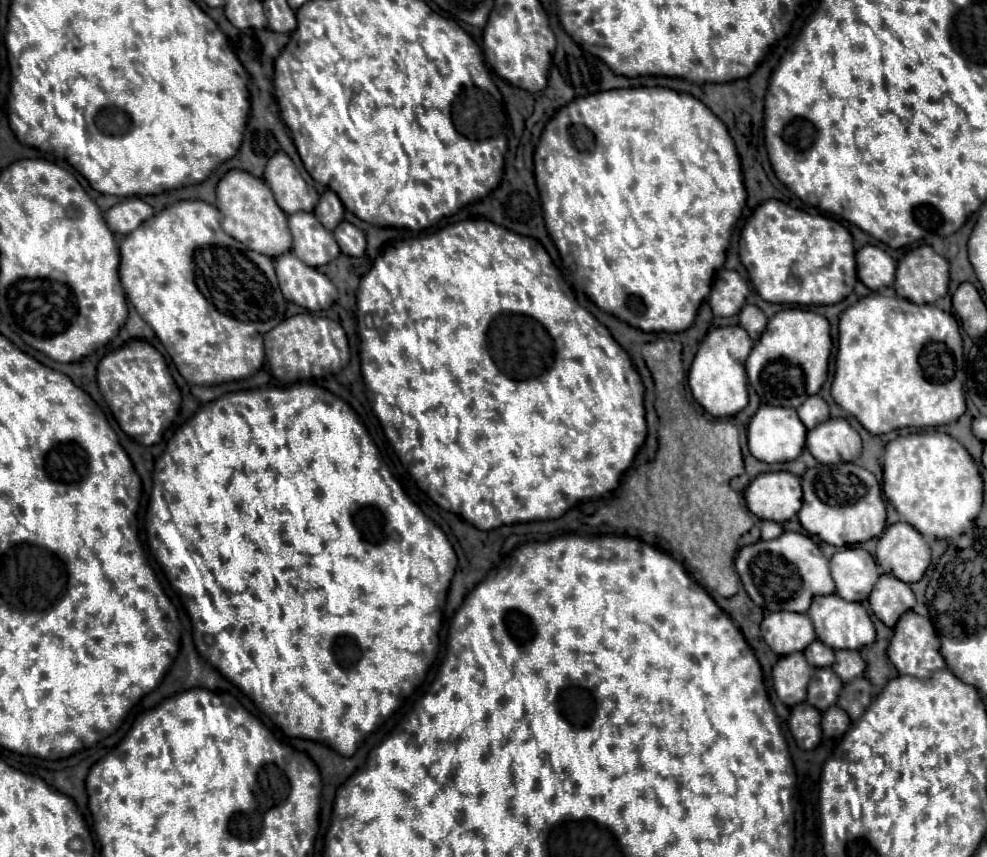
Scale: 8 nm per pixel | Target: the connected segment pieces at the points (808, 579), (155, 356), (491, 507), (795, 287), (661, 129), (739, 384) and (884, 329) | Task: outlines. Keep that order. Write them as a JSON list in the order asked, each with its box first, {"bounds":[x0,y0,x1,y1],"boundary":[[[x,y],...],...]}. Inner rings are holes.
[{"bounds":[735,531,835,613],"boundary":[[[785,531],[777,539],[747,545],[739,551],[735,567],[751,601],[765,611],[807,613],[813,597],[835,593],[835,581],[829,573],[829,561],[823,557],[819,545],[803,533]]]},{"bounds":[97,341,181,445],"boundary":[[[131,341],[117,353],[109,353],[97,367],[99,389],[111,407],[121,429],[141,445],[155,445],[161,441],[165,425],[171,423],[181,407],[181,393],[175,385],[165,357],[145,341]]]},{"bounds":[357,219,647,531],"boundary":[[[479,219],[475,223],[449,225],[427,237],[395,243],[375,259],[371,271],[361,279],[357,291],[357,309],[361,311],[357,313],[361,337],[361,373],[371,391],[371,402],[375,406],[373,411],[379,417],[389,443],[393,445],[401,463],[411,469],[411,475],[421,491],[425,491],[441,509],[463,517],[481,531],[523,521],[557,519],[579,501],[601,499],[609,495],[617,489],[621,473],[631,467],[639,447],[645,443],[647,423],[643,407],[643,383],[629,355],[617,345],[615,339],[611,339],[609,359],[607,327],[603,327],[587,309],[561,291],[557,267],[551,263],[551,257],[545,253],[545,249],[529,237],[515,235],[487,219]],[[395,305],[399,311],[403,311],[403,315],[395,315]]]},{"bounds":[739,199,857,305],"boundary":[[[777,199],[759,205],[743,227],[739,257],[757,293],[769,303],[833,305],[851,295],[857,283],[851,233],[835,219],[809,215]]]},{"bounds":[535,87,747,333],"boundary":[[[643,87],[643,89],[613,89],[613,91],[603,91],[603,93],[589,95],[589,97],[581,97],[571,107],[561,109],[547,123],[547,127],[541,135],[539,147],[535,149],[535,179],[537,179],[539,193],[541,193],[543,217],[545,217],[547,231],[561,253],[565,269],[573,275],[574,286],[577,290],[582,291],[599,309],[615,315],[617,319],[629,323],[631,327],[637,327],[643,331],[679,333],[679,331],[685,331],[693,325],[701,303],[711,293],[711,283],[713,283],[715,273],[725,263],[725,251],[729,247],[735,221],[740,218],[741,207],[745,205],[745,199],[747,199],[741,162],[736,147],[733,145],[733,139],[731,139],[727,127],[721,123],[721,119],[715,117],[707,105],[703,105],[699,99],[695,99],[687,93],[677,93],[671,89],[657,89],[657,87],[653,87],[653,89],[647,89],[647,87]],[[579,124],[585,126],[585,131],[581,135],[575,129]]]},{"bounds":[689,325,753,417],"boundary":[[[739,325],[733,327],[719,327],[707,333],[703,339],[693,365],[689,369],[689,389],[693,399],[713,417],[735,417],[741,409],[747,407],[747,373],[745,361],[751,353],[753,341],[747,337],[747,331]]]},{"bounds":[831,293,965,435],"boundary":[[[873,293],[845,309],[839,319],[839,353],[831,395],[835,403],[853,415],[867,431],[881,435],[903,427],[939,427],[957,421],[965,413],[963,397],[963,341],[953,315],[935,305],[915,305],[901,297]]]}]

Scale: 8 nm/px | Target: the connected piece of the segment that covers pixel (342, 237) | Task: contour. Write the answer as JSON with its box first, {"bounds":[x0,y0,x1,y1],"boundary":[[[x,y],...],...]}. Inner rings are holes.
{"bounds":[333,221,367,257],"boundary":[[[341,221],[333,233],[335,233],[335,241],[339,241],[341,253],[351,257],[361,257],[365,253],[365,247],[367,247],[365,235],[355,225]]]}

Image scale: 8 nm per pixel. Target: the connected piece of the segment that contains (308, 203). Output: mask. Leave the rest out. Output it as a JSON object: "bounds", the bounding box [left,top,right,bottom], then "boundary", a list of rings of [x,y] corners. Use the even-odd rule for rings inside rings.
{"bounds":[265,153,319,213],"boundary":[[[275,153],[265,167],[265,183],[271,187],[277,205],[283,213],[311,213],[319,201],[315,187],[307,185],[293,161],[285,153]]]}

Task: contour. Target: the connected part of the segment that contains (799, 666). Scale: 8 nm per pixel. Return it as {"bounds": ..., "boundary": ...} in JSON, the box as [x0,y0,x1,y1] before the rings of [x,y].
{"bounds":[773,653,815,707],"boundary":[[[791,653],[781,657],[773,667],[773,683],[777,697],[795,707],[807,699],[807,685],[815,673],[815,667],[807,665],[803,653]]]}

